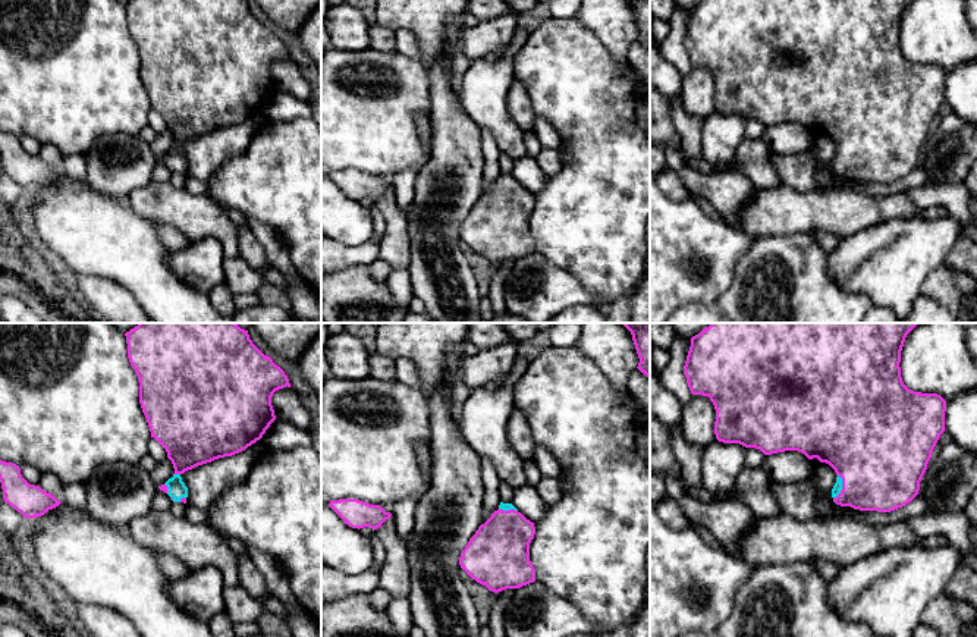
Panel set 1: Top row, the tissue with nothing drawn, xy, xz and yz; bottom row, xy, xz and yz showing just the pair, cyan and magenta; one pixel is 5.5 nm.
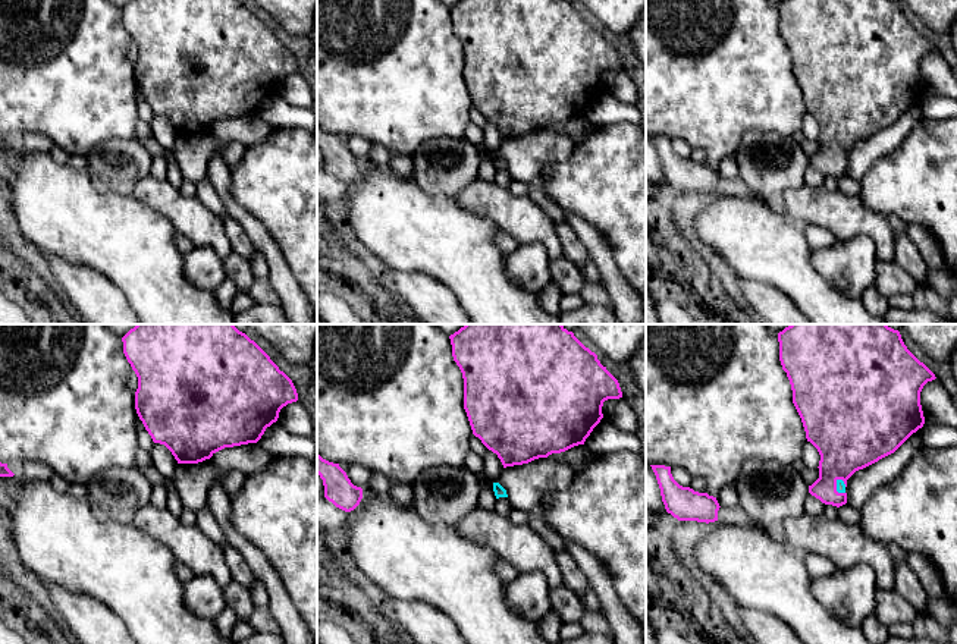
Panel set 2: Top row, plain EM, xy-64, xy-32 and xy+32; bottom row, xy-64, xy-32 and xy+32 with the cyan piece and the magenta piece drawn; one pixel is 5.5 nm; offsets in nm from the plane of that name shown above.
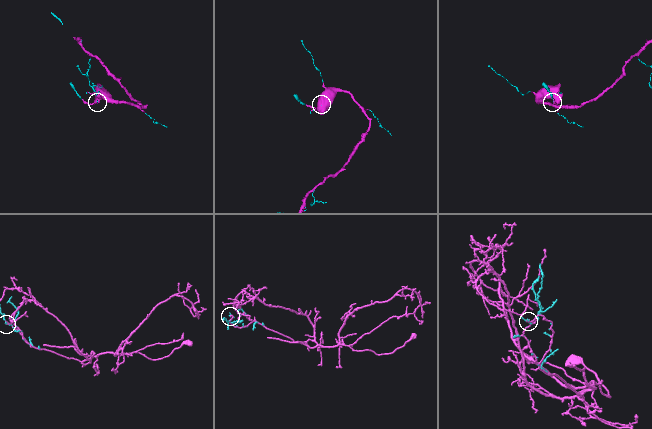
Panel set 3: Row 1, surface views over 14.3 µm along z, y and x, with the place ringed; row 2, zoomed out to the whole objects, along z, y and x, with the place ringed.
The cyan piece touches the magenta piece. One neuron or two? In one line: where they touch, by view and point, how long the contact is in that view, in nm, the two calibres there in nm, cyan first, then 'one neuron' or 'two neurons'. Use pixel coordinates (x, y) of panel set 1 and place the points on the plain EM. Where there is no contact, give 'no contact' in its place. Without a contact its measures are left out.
meets cyan in yz at (841, 157); contact 140 nm long; 50 nm thick on the cyan side, 460 nm on the other; one neuron

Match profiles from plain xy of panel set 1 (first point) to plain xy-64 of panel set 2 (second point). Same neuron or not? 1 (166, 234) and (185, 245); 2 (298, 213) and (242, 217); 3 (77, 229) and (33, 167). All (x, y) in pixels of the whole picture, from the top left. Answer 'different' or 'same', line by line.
1: same
2: different
3: same

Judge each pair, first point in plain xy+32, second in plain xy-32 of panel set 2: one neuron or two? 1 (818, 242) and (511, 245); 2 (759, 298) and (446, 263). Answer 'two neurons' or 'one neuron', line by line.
1: one neuron
2: two neurons

